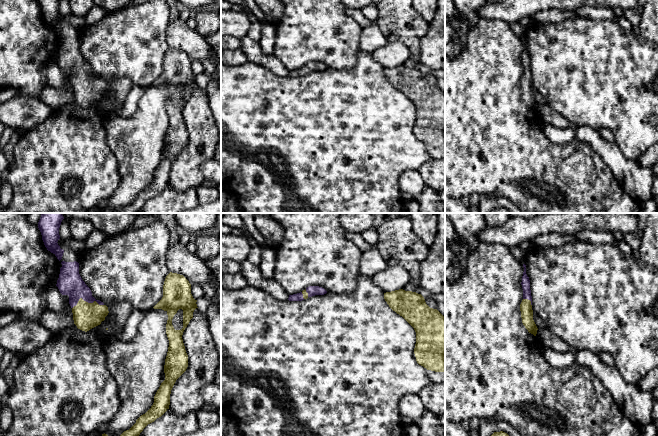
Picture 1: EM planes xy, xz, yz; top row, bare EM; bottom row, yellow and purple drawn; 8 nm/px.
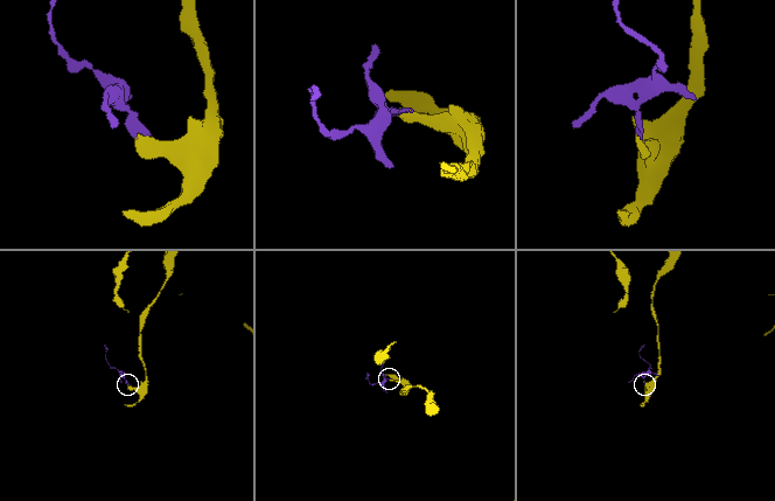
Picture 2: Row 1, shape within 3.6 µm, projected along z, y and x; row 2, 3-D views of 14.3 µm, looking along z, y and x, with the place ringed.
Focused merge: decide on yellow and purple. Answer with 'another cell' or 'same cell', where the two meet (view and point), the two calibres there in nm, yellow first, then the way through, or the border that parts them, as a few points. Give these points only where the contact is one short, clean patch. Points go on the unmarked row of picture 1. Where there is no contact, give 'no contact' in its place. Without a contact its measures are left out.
same cell; contact xy (86, 78); calibres 220 and 200 nm; way xy (86, 92), (86, 78), (70, 59)

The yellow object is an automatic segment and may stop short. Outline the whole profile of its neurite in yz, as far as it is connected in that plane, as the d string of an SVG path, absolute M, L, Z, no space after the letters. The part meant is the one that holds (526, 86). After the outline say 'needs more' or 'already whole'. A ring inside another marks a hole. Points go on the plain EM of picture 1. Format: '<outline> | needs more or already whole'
M523 40L524 48L522 52L522 65L523 65L523 76L520 80L522 99L529 109L536 112L537 102L533 96L533 86L532 86L532 72L530 66L530 56L526 50L526 41Z | needs more

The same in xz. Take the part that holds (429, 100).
M403 65L384 69L389 83L402 92L416 108L414 130L419 141L435 148L445 147L445 93L437 86L430 84L421 70Z | already whole

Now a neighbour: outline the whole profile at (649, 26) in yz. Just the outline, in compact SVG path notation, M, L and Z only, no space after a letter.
M646 0L643 7L640 36L658 43L658 0Z

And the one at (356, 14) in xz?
M347 8L346 14L354 19L361 27L366 28L370 25L372 25L374 22L369 20L362 12L361 9L356 8Z

